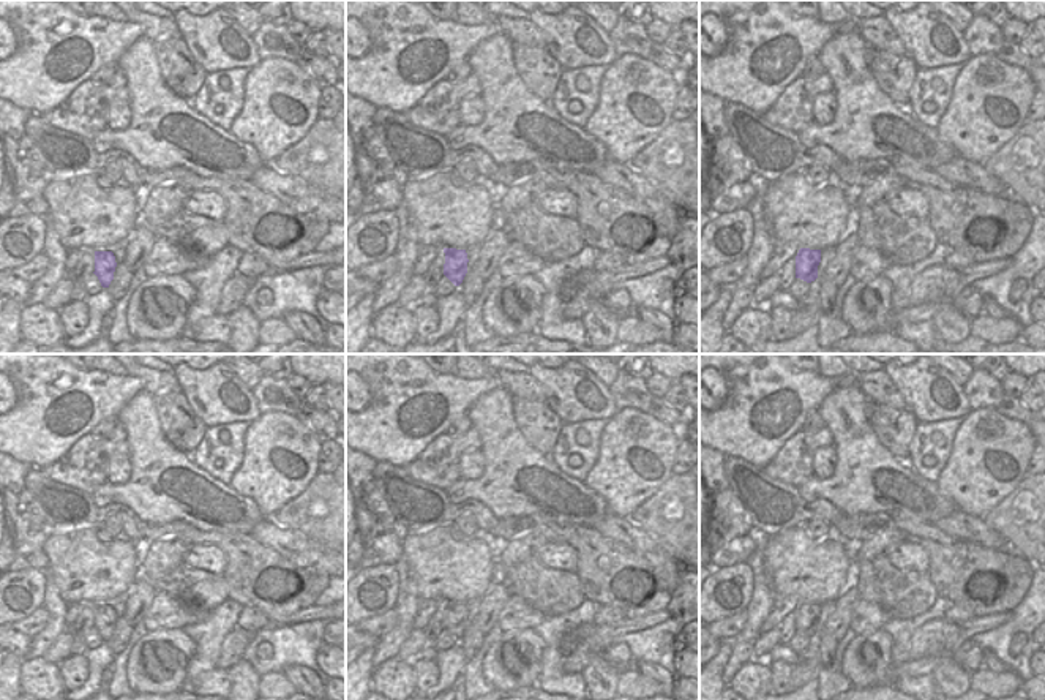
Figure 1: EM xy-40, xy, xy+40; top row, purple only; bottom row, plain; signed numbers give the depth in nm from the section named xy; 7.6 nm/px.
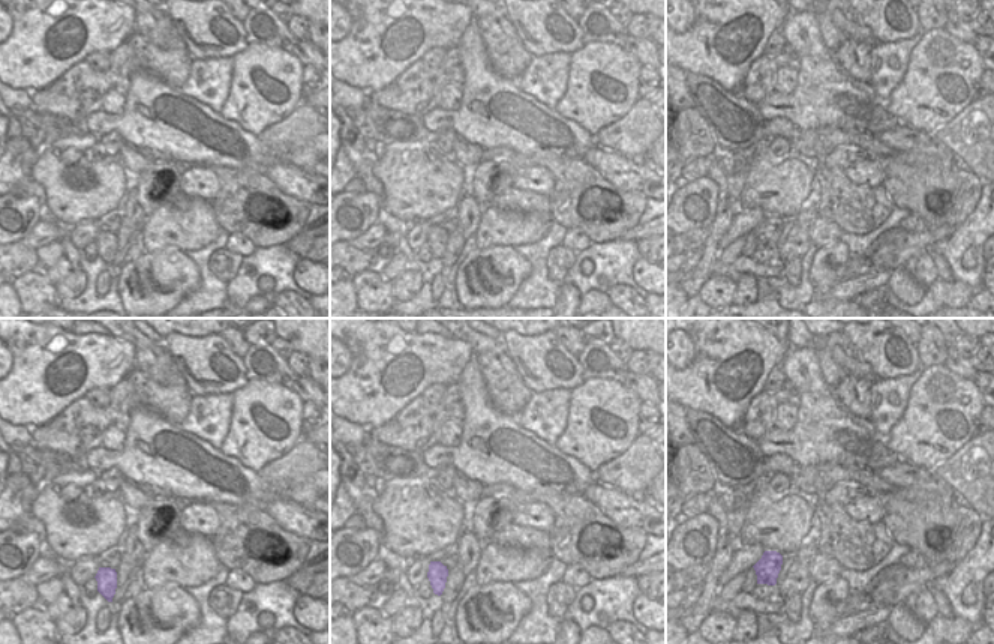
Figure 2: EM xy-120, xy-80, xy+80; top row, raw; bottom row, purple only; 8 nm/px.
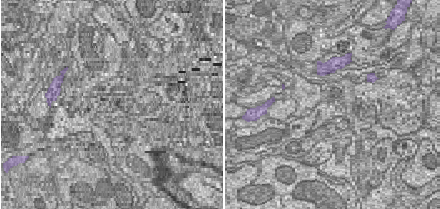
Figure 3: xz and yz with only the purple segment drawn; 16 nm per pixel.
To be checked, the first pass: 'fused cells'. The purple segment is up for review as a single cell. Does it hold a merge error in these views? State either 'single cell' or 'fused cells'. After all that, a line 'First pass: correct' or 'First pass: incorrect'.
fused cells
First pass: correct

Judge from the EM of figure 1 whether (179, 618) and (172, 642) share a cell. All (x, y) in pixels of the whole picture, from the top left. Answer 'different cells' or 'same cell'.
different cells

